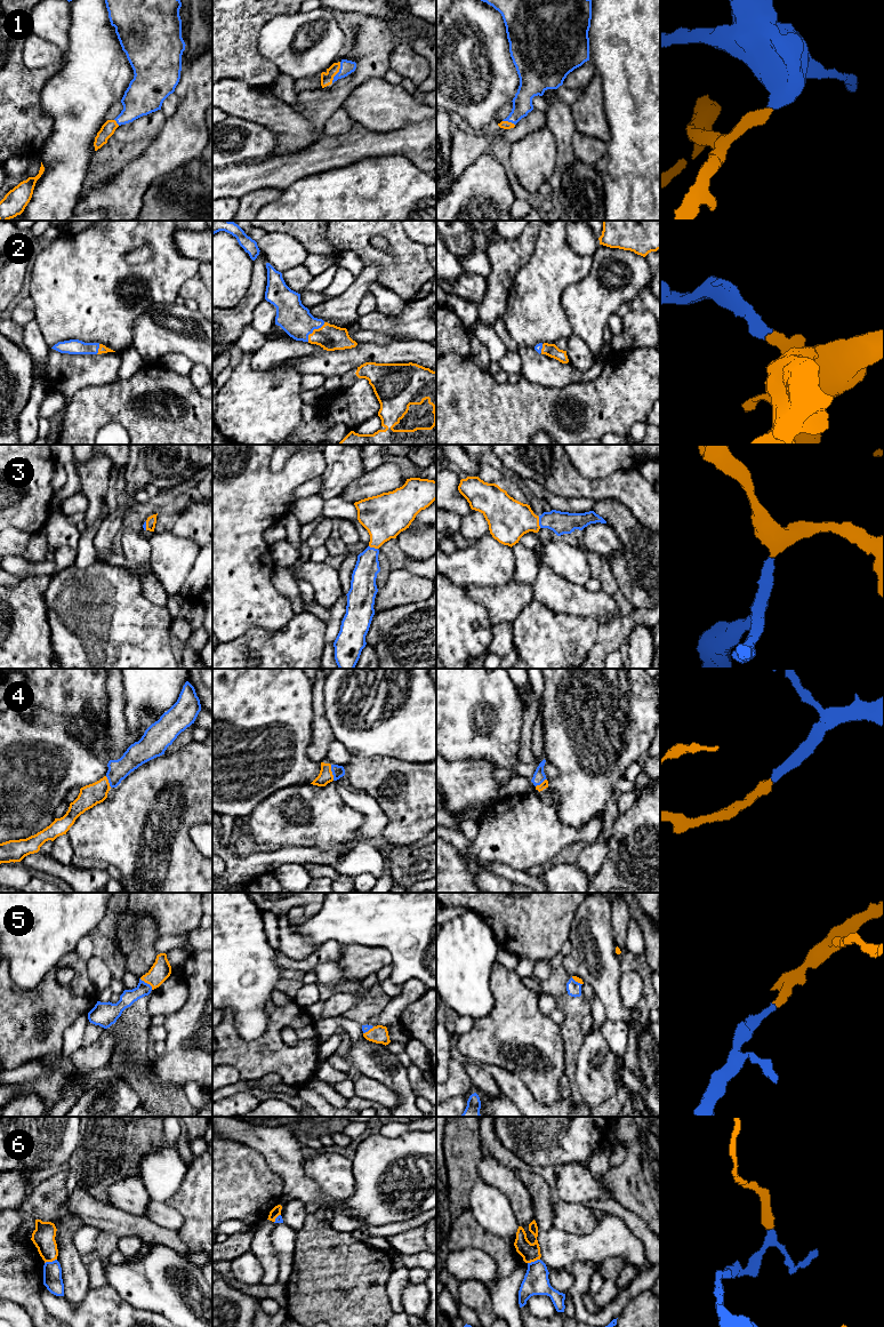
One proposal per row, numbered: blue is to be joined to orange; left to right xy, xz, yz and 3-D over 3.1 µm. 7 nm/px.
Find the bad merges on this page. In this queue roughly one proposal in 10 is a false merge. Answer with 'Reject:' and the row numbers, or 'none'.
Reject: 6

